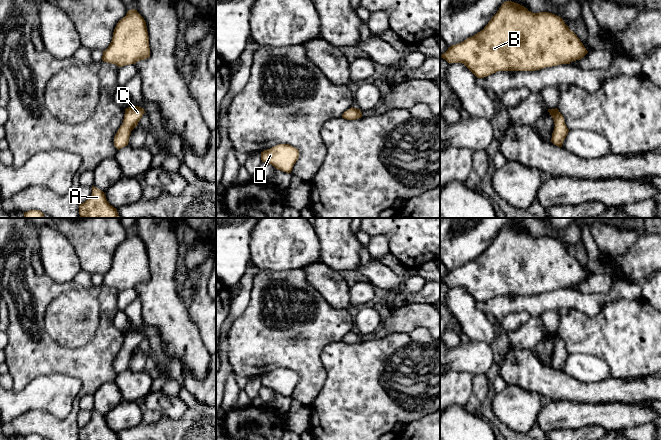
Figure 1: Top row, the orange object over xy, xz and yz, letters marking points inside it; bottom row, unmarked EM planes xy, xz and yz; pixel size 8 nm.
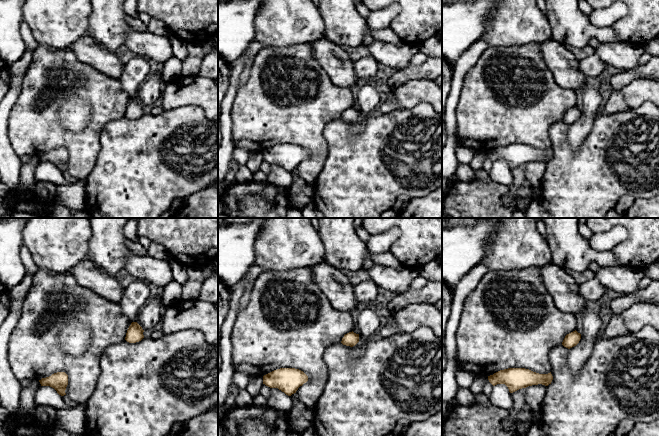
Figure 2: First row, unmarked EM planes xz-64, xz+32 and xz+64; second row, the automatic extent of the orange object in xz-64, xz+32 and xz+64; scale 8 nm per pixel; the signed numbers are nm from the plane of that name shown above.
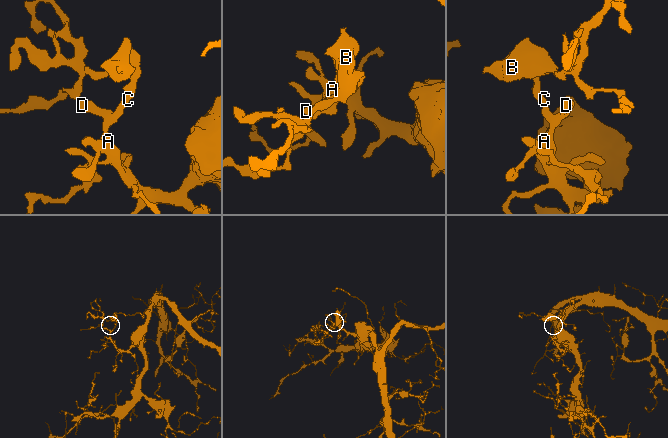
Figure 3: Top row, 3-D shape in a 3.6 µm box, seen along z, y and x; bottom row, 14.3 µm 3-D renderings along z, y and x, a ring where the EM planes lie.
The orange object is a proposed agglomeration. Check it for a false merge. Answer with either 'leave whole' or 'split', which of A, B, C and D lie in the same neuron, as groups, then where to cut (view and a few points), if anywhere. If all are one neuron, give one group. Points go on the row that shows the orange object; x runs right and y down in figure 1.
leave whole; groups A B C D; cut none

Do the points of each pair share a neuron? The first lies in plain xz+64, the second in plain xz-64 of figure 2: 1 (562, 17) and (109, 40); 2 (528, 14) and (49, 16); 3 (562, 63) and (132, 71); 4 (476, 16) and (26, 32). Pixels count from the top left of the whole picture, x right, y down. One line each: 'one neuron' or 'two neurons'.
1: one neuron
2: one neuron
3: two neurons
4: two neurons

